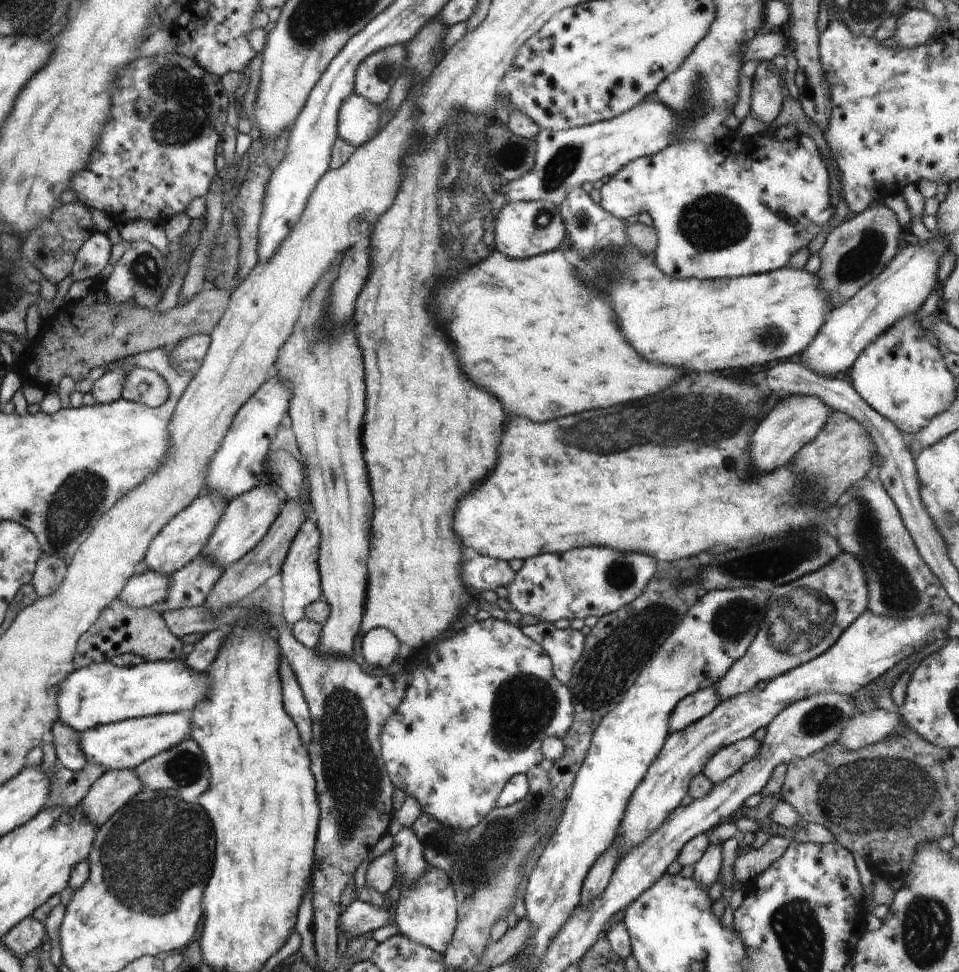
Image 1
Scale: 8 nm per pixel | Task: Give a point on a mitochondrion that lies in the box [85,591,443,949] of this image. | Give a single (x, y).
(138, 858)

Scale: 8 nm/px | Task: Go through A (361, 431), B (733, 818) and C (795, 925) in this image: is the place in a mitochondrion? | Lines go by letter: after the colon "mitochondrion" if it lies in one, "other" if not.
A: other
B: other
C: mitochondrion

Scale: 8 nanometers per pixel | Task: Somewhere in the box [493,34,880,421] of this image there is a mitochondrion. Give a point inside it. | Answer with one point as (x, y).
(712, 222)

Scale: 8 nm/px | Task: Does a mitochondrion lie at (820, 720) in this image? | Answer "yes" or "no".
yes

